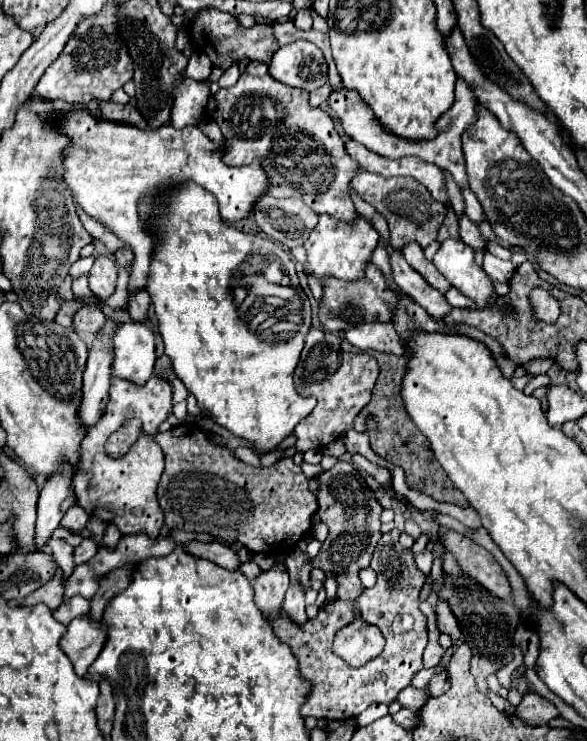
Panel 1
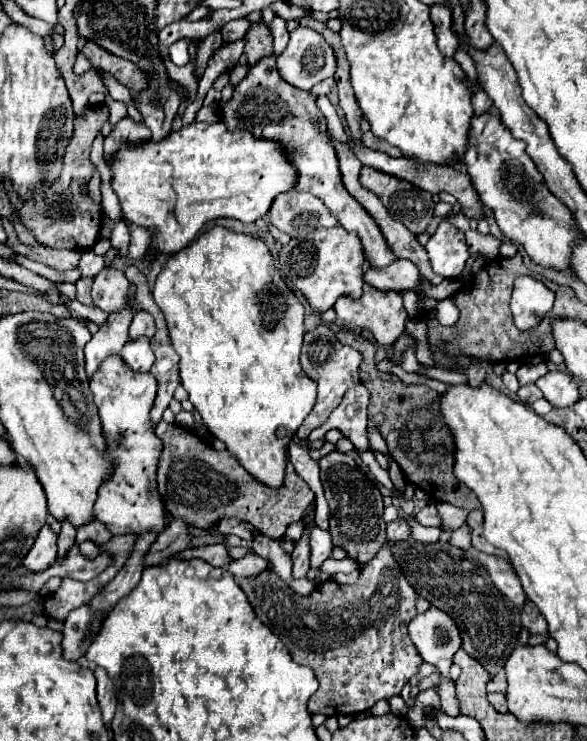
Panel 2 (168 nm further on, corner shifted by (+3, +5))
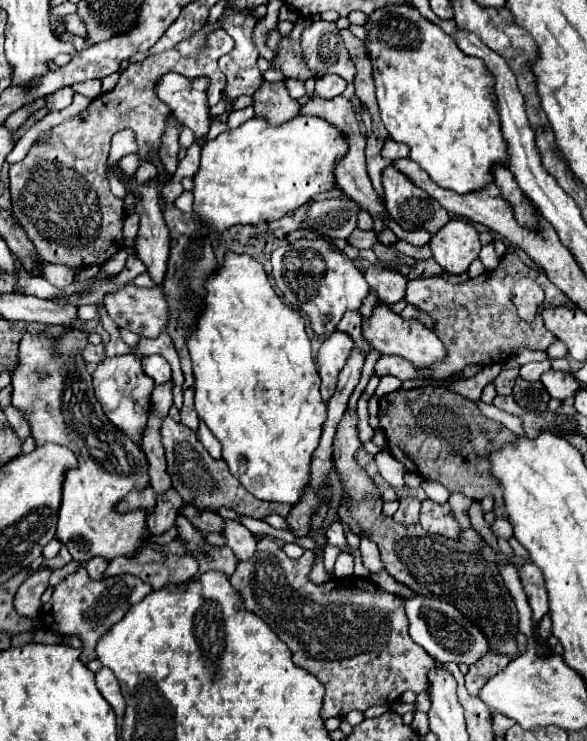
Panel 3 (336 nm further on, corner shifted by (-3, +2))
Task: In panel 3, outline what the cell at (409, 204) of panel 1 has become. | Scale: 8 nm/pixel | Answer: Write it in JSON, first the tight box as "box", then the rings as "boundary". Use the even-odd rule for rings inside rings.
{"box":[383,167,449,235],"boundary":[[[393,167],[383,169],[383,201],[391,219],[405,231],[427,229],[435,235],[449,221],[449,213],[435,199]]]}

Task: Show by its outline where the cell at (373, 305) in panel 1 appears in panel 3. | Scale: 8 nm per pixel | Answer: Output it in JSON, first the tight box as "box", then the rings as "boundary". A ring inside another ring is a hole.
{"box":[361,303,445,367],"boundary":[[[387,303],[375,305],[373,313],[361,321],[361,331],[375,351],[379,351],[383,355],[387,353],[387,355],[405,357],[415,367],[427,367],[445,357],[445,347],[431,329],[427,329],[419,319],[403,319],[399,313],[391,311],[391,307]]]}

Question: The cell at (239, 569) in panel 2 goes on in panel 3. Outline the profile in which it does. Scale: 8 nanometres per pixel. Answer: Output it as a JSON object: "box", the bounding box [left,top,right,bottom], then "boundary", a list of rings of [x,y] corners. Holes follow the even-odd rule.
{"box":[225,521,257,561],"boundary":[[[227,521],[227,527],[225,527],[225,539],[227,539],[227,545],[233,549],[235,557],[239,561],[245,561],[245,559],[251,559],[255,555],[255,549],[257,549],[257,539],[253,537],[253,533],[243,527],[241,523],[237,521]]]}

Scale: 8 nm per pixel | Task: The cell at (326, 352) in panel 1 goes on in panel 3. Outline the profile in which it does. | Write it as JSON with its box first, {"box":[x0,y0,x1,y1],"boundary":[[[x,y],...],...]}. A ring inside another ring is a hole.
{"box":[315,331,353,401],"boundary":[[[335,331],[321,343],[321,347],[315,355],[315,363],[317,363],[317,371],[323,379],[323,383],[321,383],[323,401],[329,401],[333,397],[335,387],[337,387],[337,375],[343,369],[343,365],[347,363],[349,355],[351,355],[351,347],[353,347],[351,337],[341,331]]]}

